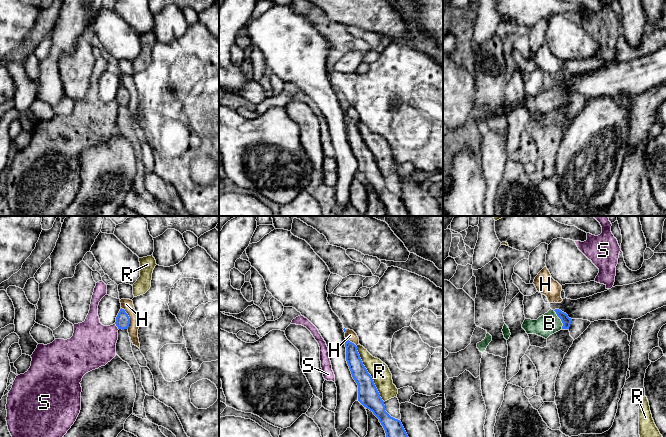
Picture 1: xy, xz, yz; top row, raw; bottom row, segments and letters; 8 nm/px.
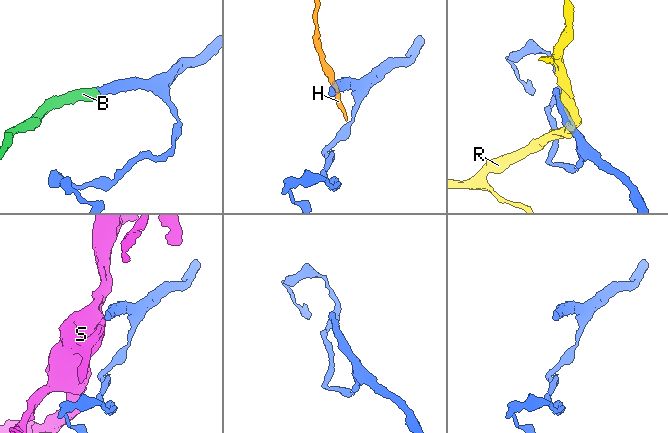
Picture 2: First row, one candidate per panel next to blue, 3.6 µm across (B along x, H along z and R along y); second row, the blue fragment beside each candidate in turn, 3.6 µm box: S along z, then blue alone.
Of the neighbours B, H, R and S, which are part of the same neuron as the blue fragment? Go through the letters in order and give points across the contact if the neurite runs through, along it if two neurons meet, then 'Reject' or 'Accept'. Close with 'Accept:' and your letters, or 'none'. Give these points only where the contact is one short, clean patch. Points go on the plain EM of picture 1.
B: Path across: yz (566, 97), (560, 94), (549, 99). Accept
H: Boundary: xy (121, 83), (129, 94), (128, 104). Reject
R: Reject
S: Boundary: xy (115, 99), (118, 105). Reject
Accept: B

